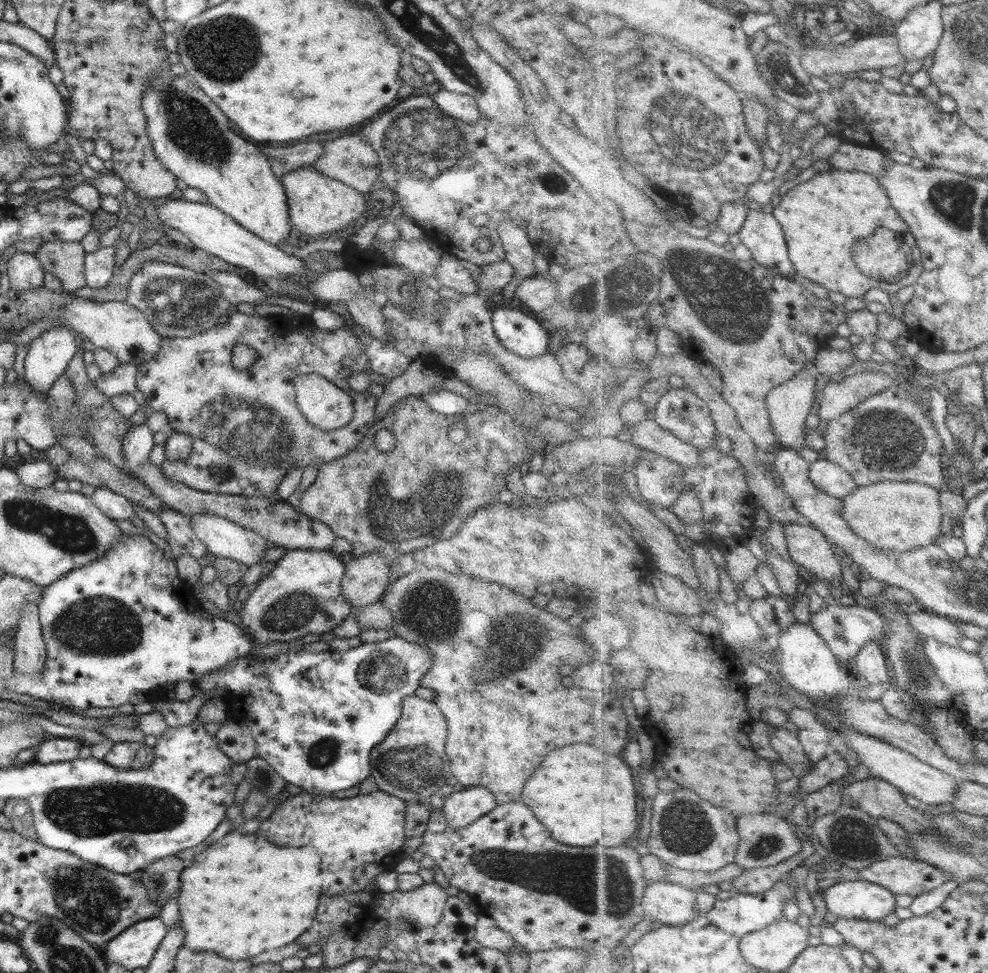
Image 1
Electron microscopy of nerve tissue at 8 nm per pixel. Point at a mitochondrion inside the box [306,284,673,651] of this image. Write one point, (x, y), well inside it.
(432, 505)

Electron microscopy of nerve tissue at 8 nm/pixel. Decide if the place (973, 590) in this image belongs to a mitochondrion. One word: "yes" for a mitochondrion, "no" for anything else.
yes

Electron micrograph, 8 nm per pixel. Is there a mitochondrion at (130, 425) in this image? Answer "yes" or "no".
no

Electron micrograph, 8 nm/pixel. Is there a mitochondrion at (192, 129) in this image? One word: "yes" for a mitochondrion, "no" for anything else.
yes

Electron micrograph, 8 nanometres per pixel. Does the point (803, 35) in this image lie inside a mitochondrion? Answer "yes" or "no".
no

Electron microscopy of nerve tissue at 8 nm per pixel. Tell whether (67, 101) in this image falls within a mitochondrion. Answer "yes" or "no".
no

